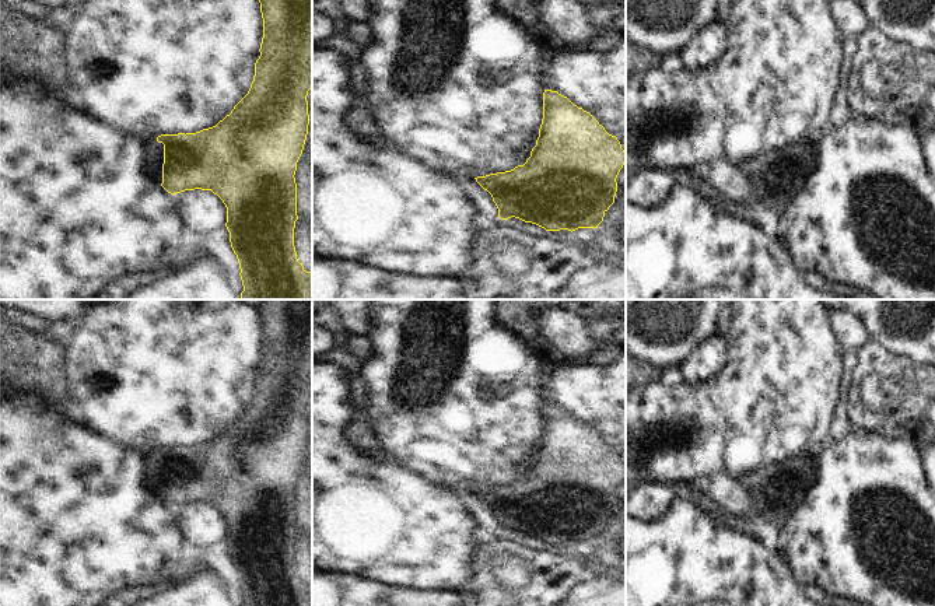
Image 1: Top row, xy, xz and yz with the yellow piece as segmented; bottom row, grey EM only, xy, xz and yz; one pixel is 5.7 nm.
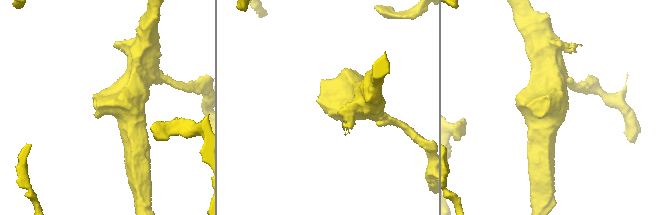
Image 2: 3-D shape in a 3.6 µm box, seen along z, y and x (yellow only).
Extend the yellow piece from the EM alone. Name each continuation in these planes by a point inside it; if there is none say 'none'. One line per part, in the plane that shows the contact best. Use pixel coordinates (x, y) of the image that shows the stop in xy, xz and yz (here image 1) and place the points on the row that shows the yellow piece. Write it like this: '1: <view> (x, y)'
1: xy (153, 161)

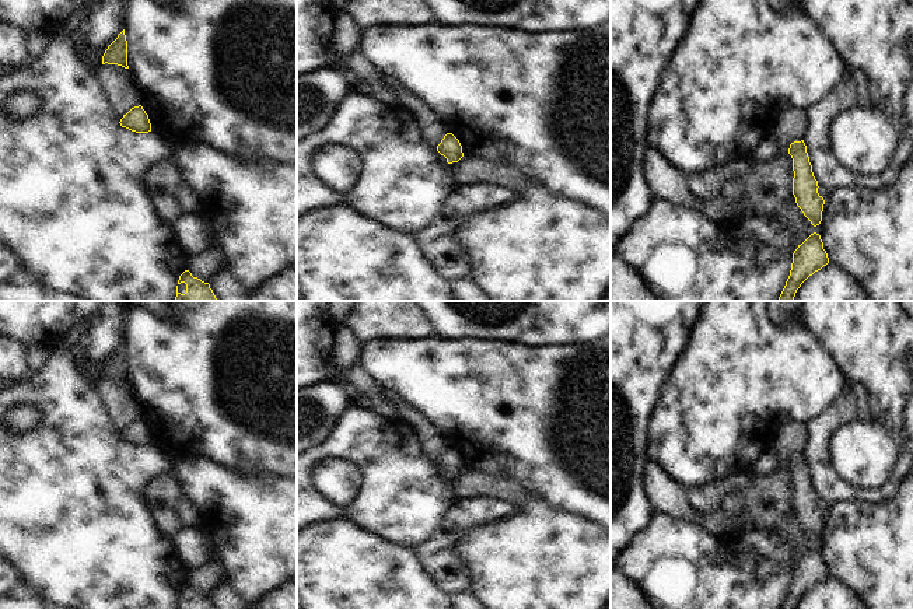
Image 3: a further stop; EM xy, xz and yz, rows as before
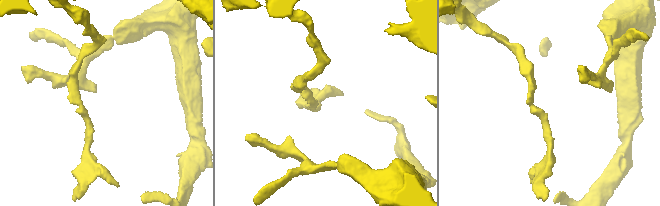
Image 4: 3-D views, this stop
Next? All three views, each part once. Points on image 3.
none

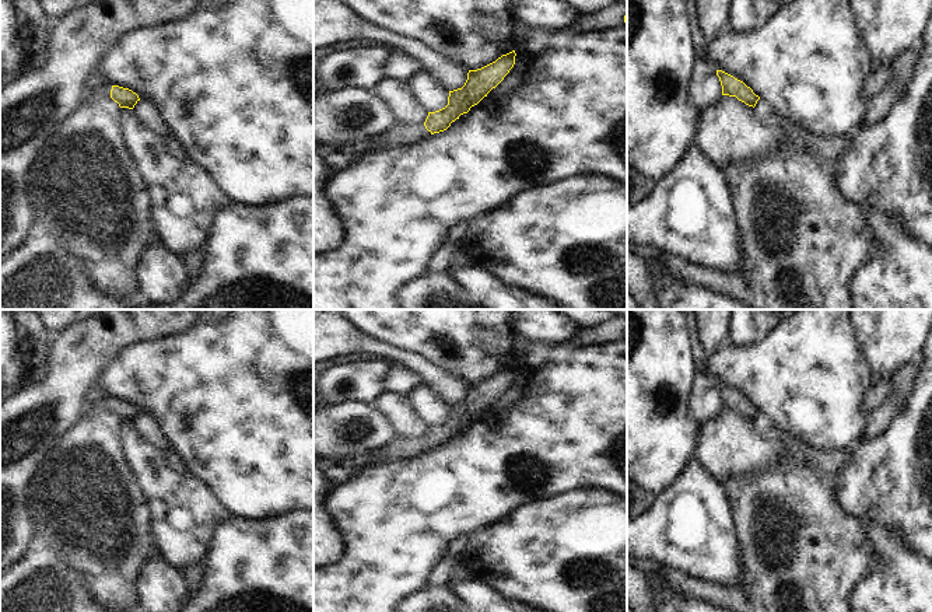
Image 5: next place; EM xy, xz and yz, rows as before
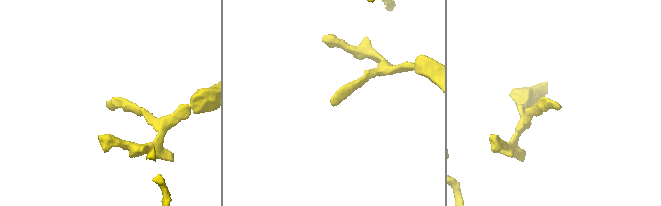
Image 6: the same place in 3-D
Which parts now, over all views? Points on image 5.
1: xz (403, 133)

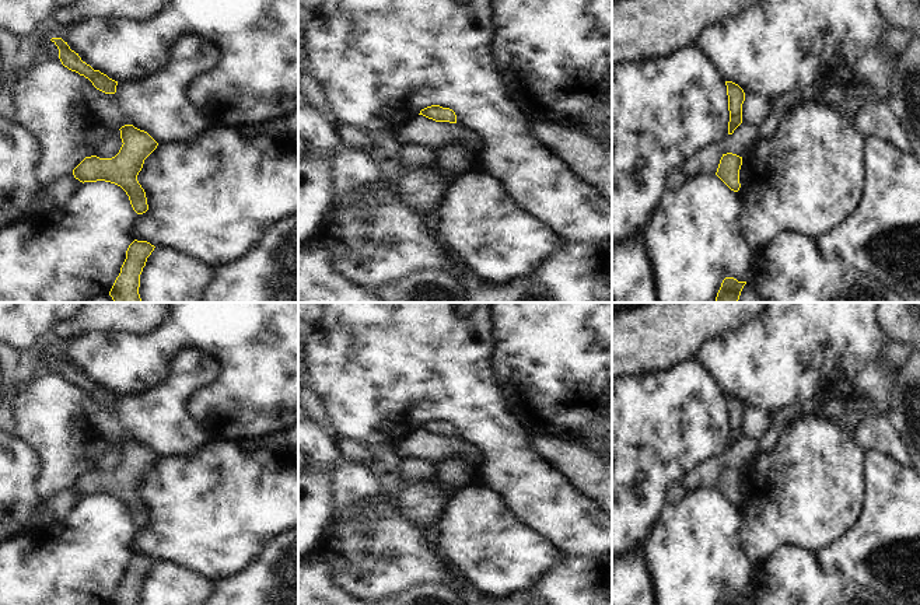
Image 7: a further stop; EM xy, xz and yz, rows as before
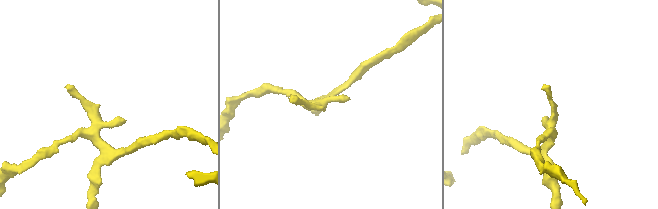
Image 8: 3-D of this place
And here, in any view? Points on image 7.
none

